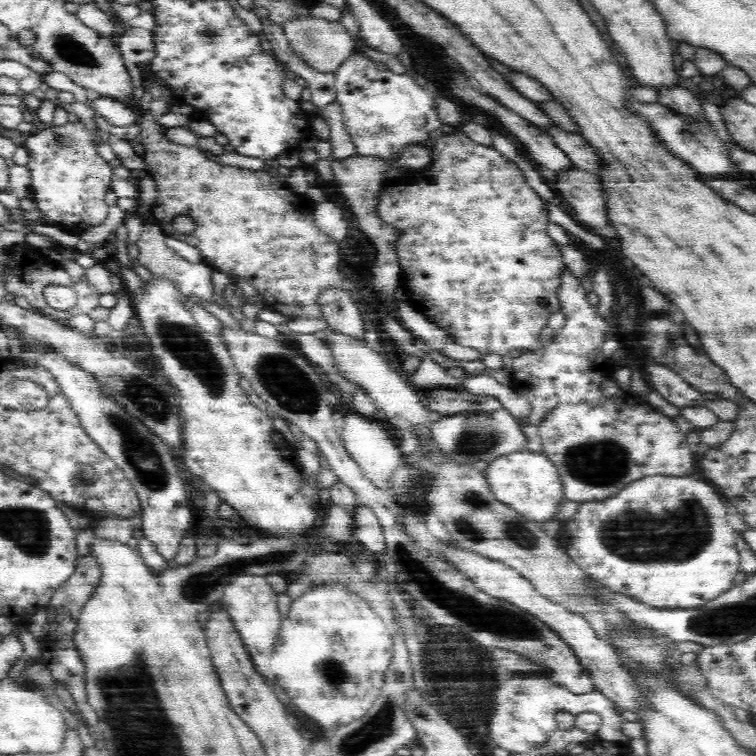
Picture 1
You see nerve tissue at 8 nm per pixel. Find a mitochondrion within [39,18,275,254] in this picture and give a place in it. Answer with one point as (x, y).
(69, 47)

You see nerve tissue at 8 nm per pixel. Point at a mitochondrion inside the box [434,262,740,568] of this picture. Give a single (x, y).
(679, 534)

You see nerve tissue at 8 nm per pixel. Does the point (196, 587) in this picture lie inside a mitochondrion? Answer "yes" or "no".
yes

